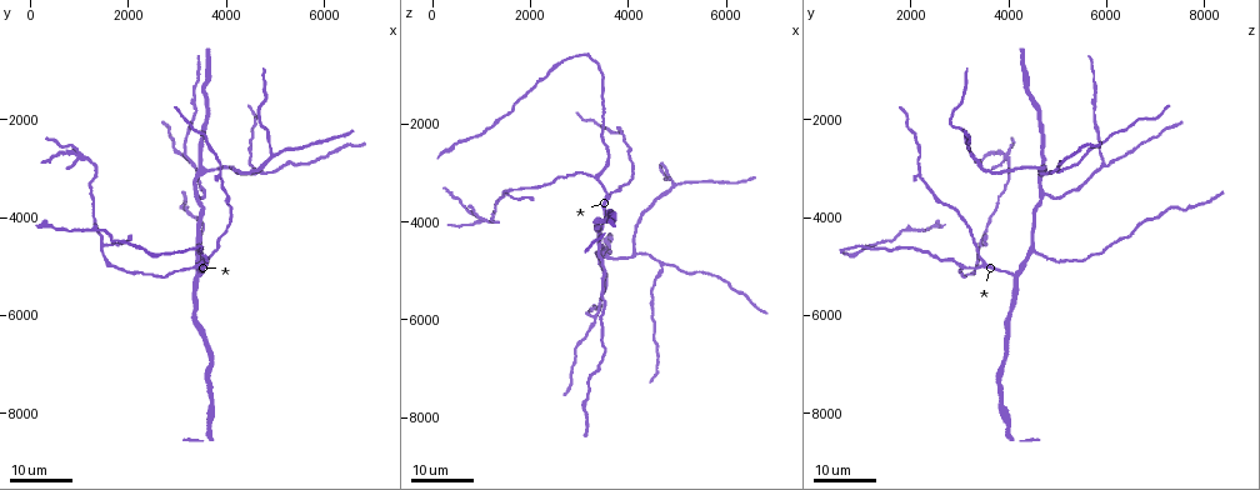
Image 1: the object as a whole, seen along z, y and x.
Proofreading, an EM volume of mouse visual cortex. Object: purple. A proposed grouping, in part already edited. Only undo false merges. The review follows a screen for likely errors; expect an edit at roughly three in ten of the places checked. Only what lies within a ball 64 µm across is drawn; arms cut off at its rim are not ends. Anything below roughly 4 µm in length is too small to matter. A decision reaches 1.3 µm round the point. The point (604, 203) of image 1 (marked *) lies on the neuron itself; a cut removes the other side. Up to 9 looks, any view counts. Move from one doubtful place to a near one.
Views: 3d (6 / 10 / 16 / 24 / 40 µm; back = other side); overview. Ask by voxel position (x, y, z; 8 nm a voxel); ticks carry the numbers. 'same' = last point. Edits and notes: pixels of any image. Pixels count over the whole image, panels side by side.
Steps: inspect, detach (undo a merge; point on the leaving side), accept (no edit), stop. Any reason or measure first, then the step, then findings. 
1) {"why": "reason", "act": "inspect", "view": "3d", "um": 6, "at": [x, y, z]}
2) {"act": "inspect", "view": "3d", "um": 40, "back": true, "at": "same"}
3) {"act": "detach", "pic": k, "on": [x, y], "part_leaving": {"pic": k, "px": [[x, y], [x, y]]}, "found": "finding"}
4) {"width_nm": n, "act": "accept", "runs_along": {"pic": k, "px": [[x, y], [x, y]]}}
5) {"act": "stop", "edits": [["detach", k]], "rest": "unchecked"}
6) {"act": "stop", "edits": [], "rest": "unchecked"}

{"why": "three arms meet", "act": "inspect", "view": "3d", "um": 24, "at": [1500, 4600, 3450]}

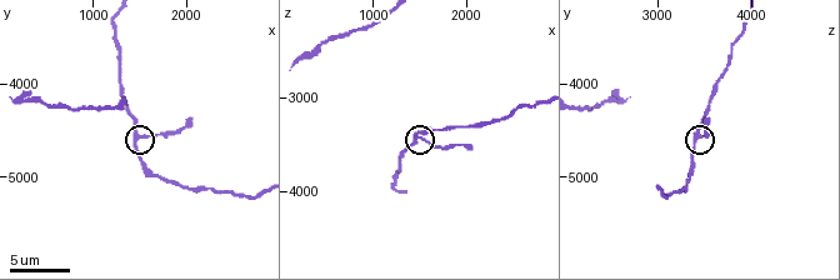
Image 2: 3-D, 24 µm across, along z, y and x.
{"act": "inspect", "view": "3d", "um": 10, "at": [1500, 4550, 3450]}

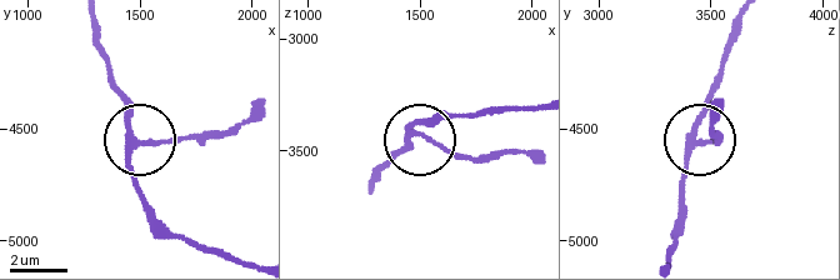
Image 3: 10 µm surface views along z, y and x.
{"arms": 3, "act": "accept", "runs_along": {"pic": 3, "px": [[224, 259], [159, 219], [130, 161], [145, 140], [200, 140]]}, "found": "continuous, no second neuron"}

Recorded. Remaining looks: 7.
{"why": "three-way junction", "act": "inspect", "view": "3d", "um": 24, "at": [3350, 5000, 3100]}

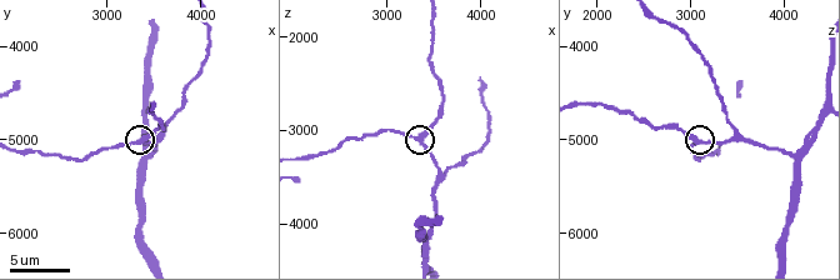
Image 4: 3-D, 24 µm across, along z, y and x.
{"act": "inspect", "view": "3d", "um": 10, "at": [3350, 5000, 3050]}

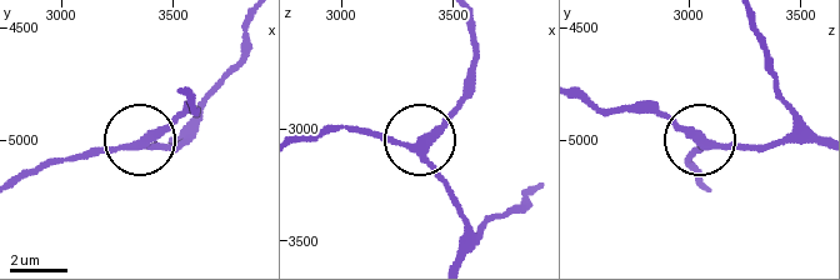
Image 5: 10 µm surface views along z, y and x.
{"width_nm": 260, "act": "accept", "runs_along": {"pic": 5, "px": [[460, 254], [458, 203], [424, 146], [335, 131]]}, "found": "one neuron here"}

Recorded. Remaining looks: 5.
{"why": "three arms meet", "act": "inspect", "view": "3d", "um": 6, "at": [3350, 5200, 4150]}

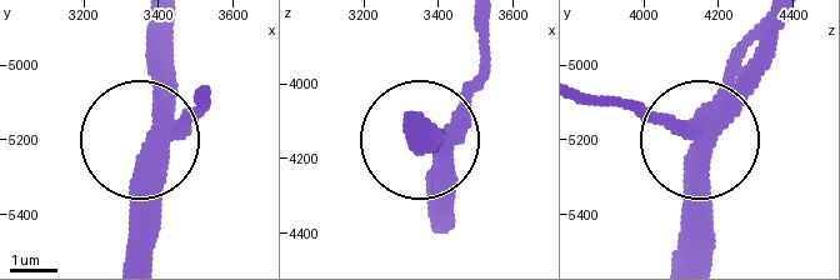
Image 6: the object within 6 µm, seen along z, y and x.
{"arms": 3, "act": "accept", "runs_along": {"pic": 6, "px": [[586, 96], [645, 104], [690, 144], [694, 255]]}, "found": "continuous, no second neuron"}

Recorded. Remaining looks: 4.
{"why": "three arms meet", "act": "inspect", "view": "3d", "um": 16, "at": [3350, 4650, 4500]}

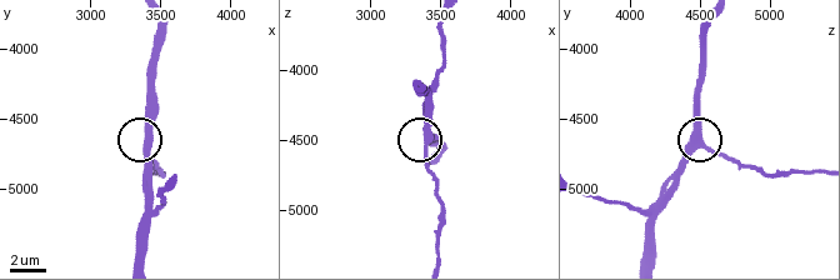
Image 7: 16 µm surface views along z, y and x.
{"why": "zoom in", "act": "inspect", "view": "3d", "um": 6, "at": [3400, 4680, 4520]}

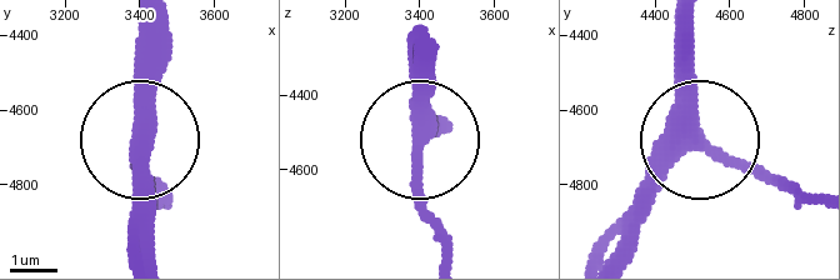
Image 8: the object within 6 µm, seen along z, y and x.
{"width_nm": 320, "act": "accept", "found": "continuous, no second neuron"}

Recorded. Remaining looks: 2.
{"why": "branch point", "act": "inspect", "view": "3d", "um": 24, "at": [4150, 3000, 4650]}

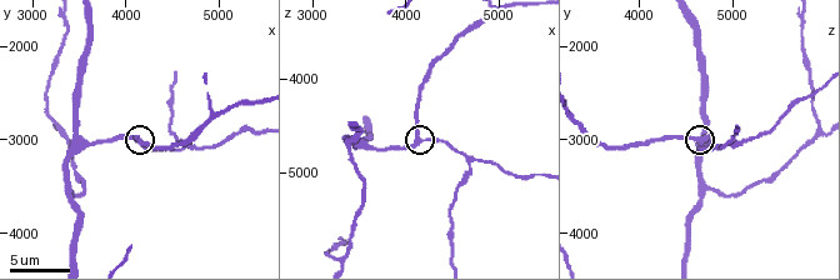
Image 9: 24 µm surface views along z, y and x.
{"act": "inspect", "view": "3d", "um": 10, "at": [4100, 3000, 4600]}

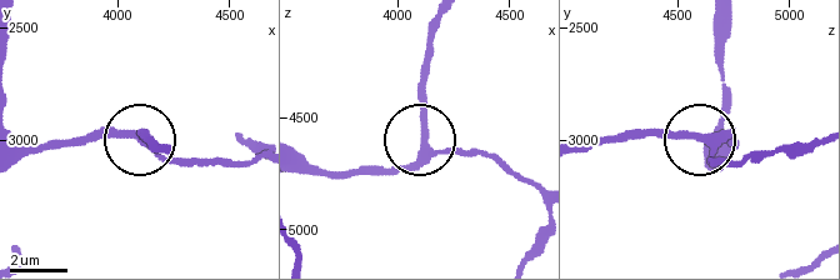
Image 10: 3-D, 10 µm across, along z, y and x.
{"side_arm_um": 30, "act": "accept", "runs_along": {"pic": 10, "px": [[301, 161], [323, 171], [394, 171], [423, 145], [485, 150]]}, "found": "all the same neuron"}

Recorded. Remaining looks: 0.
{"act": "stop", "edits": [], "rest": "unchecked"}

